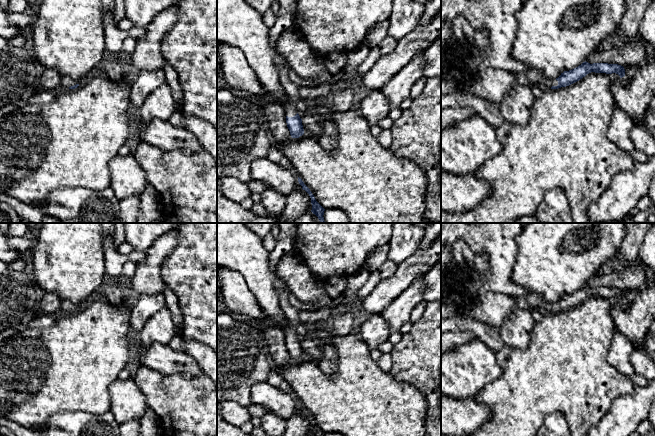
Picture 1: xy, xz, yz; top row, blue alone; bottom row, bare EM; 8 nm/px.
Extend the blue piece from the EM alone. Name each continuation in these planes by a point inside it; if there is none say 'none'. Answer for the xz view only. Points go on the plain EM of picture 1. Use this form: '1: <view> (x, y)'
1: xz (295, 327)

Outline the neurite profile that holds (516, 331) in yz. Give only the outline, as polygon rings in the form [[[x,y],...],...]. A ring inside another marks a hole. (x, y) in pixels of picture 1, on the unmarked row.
[[[516,307],[499,328],[499,333],[505,345],[527,349],[535,324],[530,310]]]

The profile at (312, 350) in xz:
[[[299,335],[298,338],[302,343],[304,357],[318,362],[322,358],[323,352],[317,341],[312,337],[312,335]]]

